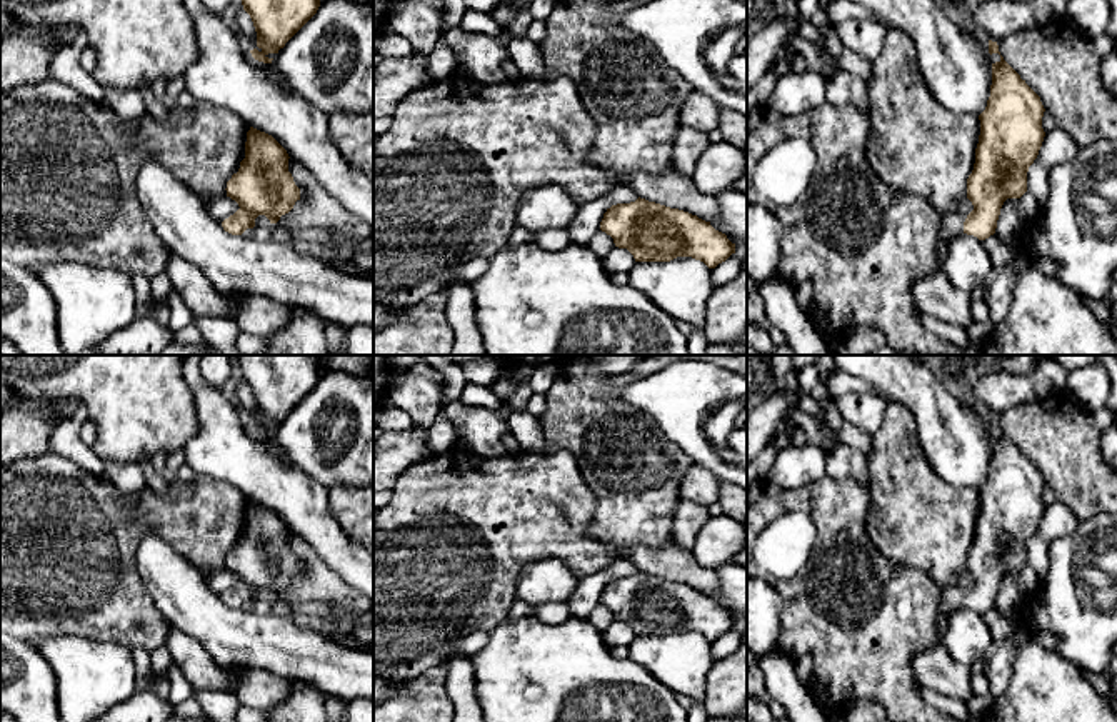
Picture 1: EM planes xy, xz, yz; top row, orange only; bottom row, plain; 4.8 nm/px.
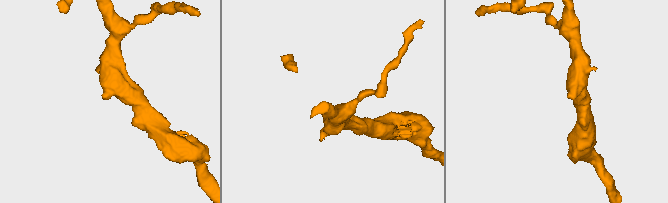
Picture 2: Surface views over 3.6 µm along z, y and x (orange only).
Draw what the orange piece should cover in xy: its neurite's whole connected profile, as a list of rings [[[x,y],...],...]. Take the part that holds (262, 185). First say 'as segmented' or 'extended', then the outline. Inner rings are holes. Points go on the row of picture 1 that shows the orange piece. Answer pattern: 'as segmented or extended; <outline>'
as segmented; [[[253,127],[247,132],[245,158],[240,168],[227,182],[227,197],[238,203],[238,210],[222,222],[225,232],[242,235],[247,228],[255,227],[255,218],[265,215],[270,223],[277,223],[282,215],[288,213],[295,202],[300,200],[300,188],[288,172],[287,150],[268,133]]]

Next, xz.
as segmented; [[[645,198],[607,208],[600,230],[627,248],[635,262],[670,262],[692,257],[715,268],[735,253],[725,233],[689,212]]]

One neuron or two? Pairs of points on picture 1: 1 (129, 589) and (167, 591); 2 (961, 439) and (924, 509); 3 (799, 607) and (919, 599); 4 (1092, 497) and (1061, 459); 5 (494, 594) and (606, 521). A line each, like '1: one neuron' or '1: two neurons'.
1: two neurons
2: two neurons
3: one neuron
4: one neuron
5: two neurons

